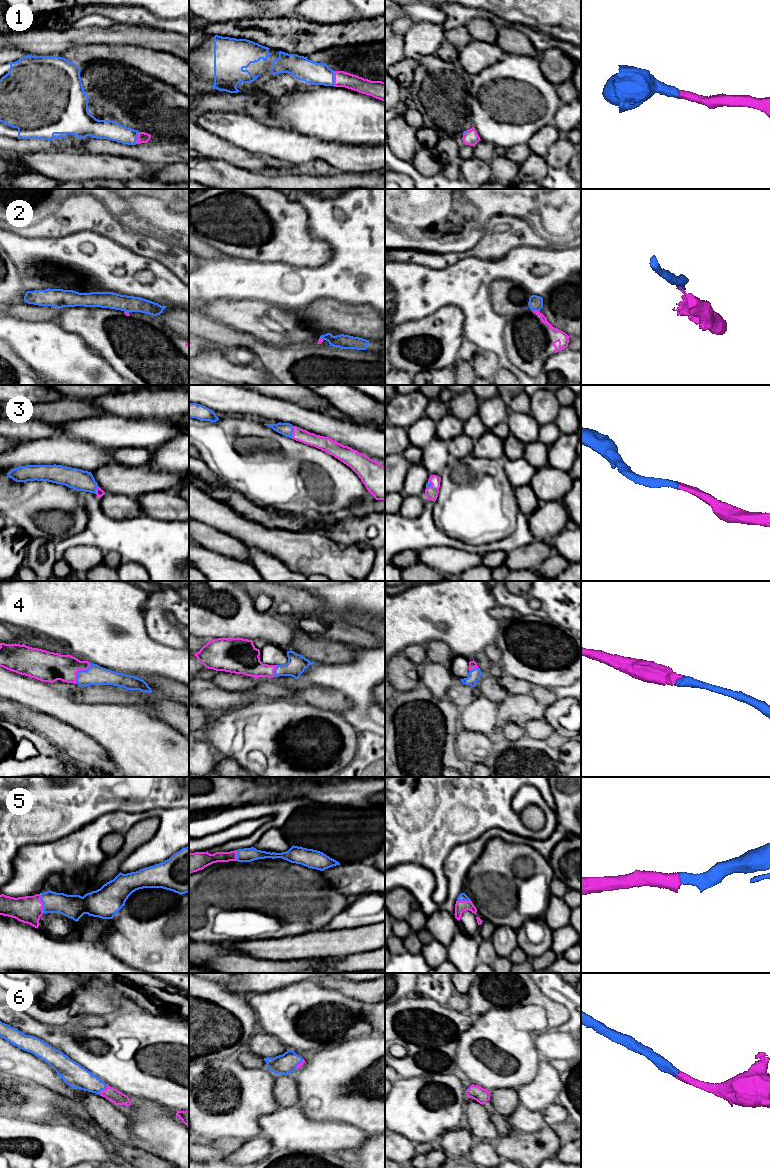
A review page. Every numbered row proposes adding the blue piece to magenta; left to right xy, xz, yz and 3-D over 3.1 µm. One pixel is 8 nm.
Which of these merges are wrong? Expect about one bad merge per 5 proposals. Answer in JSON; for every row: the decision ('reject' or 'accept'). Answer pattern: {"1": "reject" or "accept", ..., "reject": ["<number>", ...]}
{"1": "accept", "2": "reject", "3": "accept", "4": "accept", "5": "accept", "6": "accept", "reject": ["2"]}

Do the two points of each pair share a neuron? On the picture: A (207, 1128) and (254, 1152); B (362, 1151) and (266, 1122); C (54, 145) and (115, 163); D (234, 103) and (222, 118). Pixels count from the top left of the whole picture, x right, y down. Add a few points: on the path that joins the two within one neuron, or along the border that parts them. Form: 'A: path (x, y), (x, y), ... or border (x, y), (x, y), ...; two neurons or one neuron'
A: border (260, 1135), (246, 1140); two neurons
B: border (369, 1136), (355, 1150); two neurons
C: border (76, 150), (49, 152); two neurons
D: border (204, 112), (232, 111), (250, 116); two neurons

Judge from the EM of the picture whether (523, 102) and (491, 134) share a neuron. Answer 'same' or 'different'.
same

